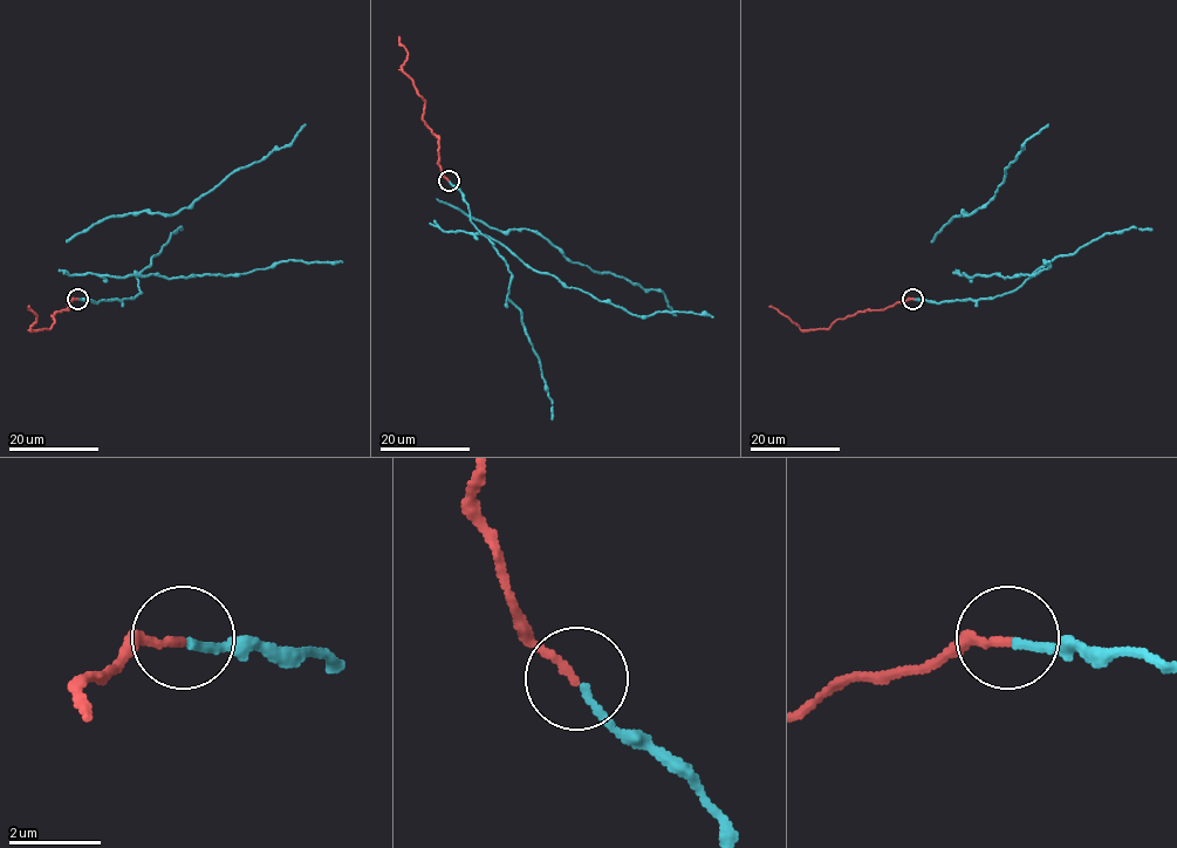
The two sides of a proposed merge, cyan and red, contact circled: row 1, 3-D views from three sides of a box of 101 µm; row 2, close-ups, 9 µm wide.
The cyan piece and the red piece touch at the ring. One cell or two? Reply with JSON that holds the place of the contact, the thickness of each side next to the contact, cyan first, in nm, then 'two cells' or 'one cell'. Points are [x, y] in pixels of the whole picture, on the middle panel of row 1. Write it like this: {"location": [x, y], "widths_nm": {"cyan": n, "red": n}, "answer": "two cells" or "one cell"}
{"location": [449, 180], "widths_nm": {"cyan": 160, "red": 180}, "answer": "two cells"}

